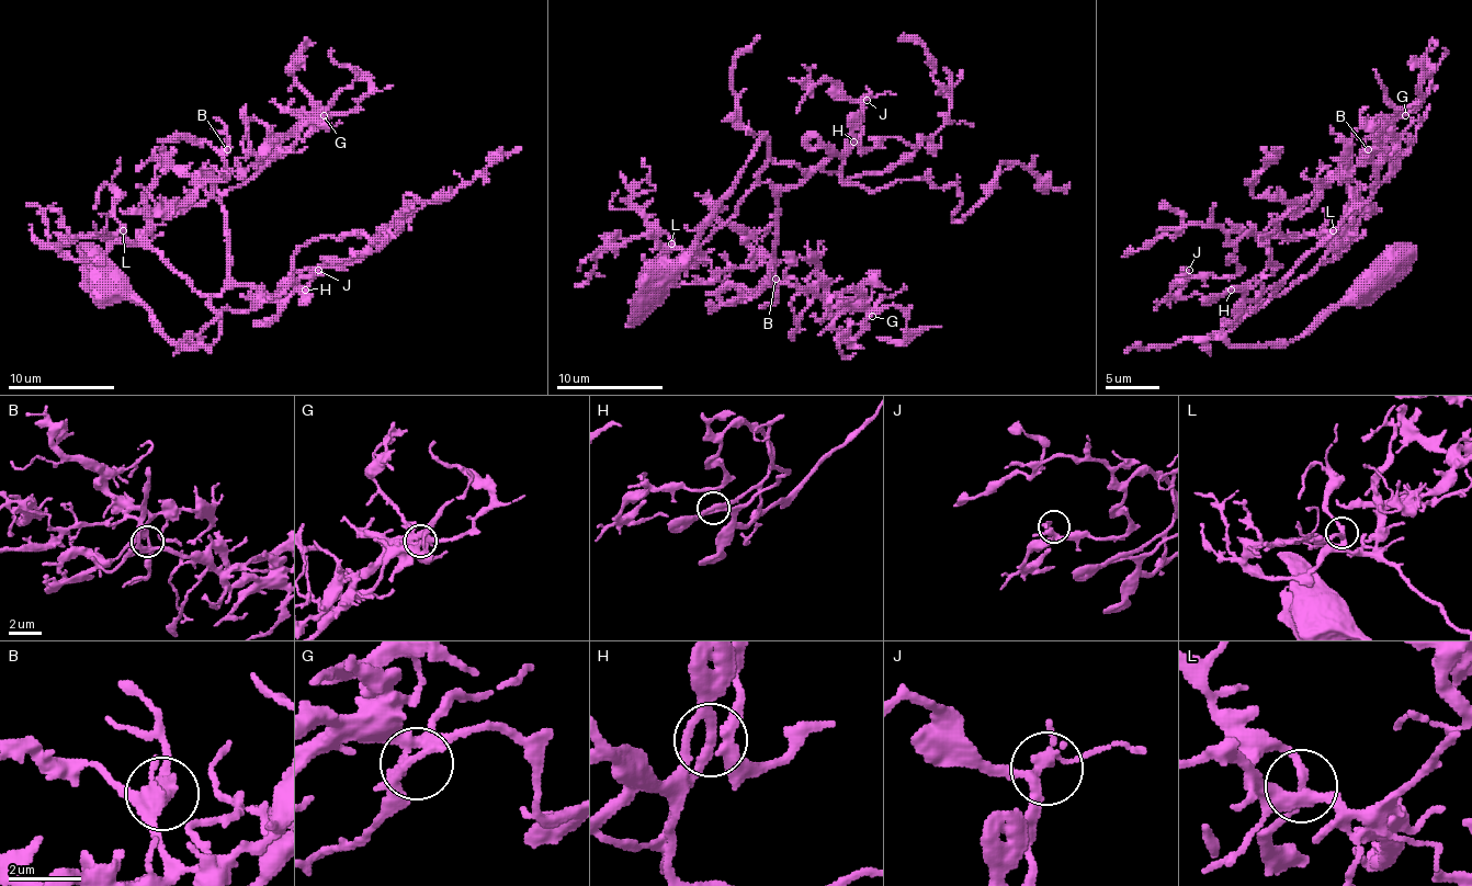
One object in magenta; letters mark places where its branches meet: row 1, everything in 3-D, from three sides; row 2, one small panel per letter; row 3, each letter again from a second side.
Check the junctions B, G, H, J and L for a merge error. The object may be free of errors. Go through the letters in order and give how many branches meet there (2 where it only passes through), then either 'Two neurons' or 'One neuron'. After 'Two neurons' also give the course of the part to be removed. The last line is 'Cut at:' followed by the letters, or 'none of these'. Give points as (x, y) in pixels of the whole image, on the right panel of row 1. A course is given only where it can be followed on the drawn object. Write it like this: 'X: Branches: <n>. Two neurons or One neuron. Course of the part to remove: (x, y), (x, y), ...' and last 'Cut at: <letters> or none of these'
B: Branches: 4. One neuron
G: Branches: 4. One neuron
H: Branches: 4. One neuron
J: Branches: 4. One neuron
L: Branches: 3. One neuron
Cut at: none of these

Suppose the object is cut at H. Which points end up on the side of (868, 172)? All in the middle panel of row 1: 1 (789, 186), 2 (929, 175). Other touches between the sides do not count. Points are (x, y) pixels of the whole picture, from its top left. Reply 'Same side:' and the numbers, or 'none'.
Same side: none

